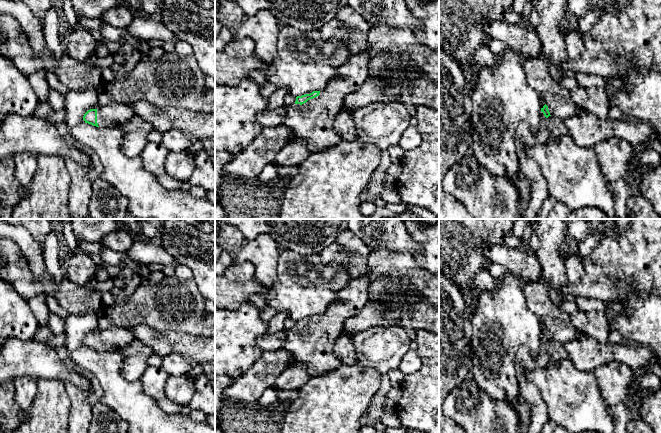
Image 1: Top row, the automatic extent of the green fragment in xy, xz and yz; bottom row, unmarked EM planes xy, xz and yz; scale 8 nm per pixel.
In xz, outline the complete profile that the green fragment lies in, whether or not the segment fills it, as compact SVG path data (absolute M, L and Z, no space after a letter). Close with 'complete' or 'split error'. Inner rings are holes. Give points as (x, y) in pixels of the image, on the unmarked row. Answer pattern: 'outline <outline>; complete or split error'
outline M363 276L349 282L338 290L339 300L330 304L321 315L297 320L294 328L286 330L283 348L291 352L294 360L307 366L311 377L320 376L338 368L342 362L333 351L335 340L340 335L344 322L356 316L368 302L370 277Z; split error

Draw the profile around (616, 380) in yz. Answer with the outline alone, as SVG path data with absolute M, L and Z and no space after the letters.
M613 361L593 371L604 401L610 406L626 402L634 391L638 375L624 363Z

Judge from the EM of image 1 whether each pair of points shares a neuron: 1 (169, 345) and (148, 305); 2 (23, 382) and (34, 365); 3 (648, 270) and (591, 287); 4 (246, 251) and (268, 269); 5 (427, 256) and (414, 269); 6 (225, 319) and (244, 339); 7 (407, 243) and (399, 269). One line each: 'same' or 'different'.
1: different
2: different
3: same
4: same
5: different
6: same
7: different

